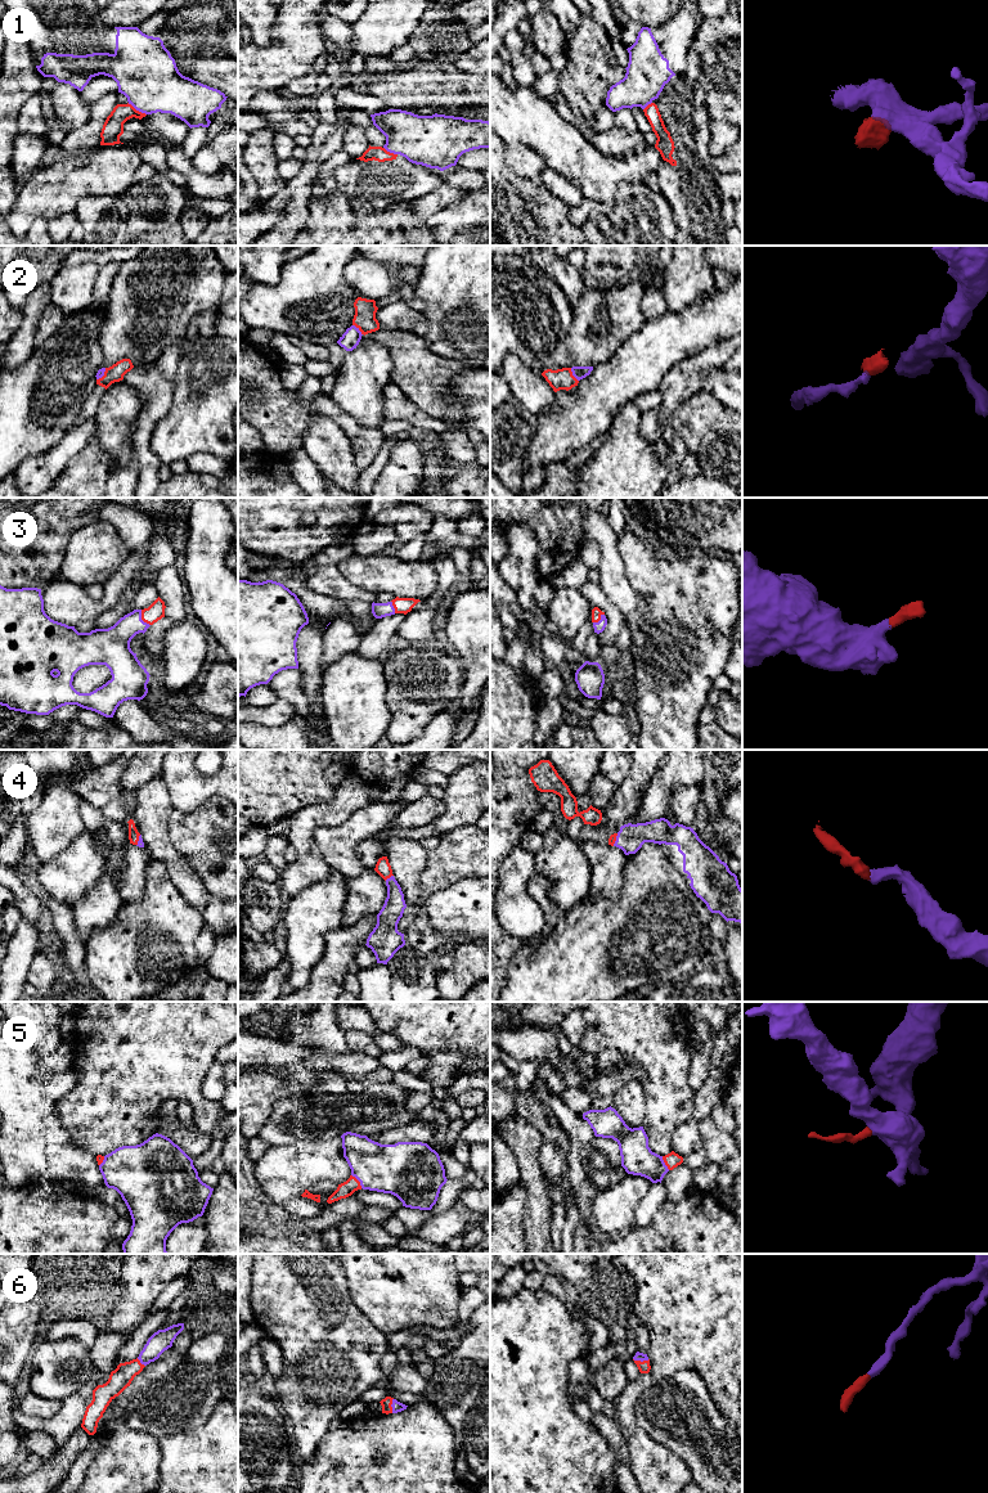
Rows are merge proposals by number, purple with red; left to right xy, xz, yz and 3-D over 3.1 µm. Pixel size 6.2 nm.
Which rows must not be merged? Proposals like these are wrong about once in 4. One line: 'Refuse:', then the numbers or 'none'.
Refuse: 1, 2

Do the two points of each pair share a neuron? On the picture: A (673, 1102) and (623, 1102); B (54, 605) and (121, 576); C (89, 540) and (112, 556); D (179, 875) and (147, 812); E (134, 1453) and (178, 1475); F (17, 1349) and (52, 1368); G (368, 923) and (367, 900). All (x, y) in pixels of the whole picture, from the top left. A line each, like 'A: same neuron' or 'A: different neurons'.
A: different neurons
B: same neuron
C: same neuron
D: same neuron
E: different neurons
F: different neurons
G: different neurons

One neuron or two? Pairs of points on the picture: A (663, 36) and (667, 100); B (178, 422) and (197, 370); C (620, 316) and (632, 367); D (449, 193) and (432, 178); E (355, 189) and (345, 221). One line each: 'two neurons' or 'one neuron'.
A: two neurons
B: one neuron
C: two neurons
D: two neurons
E: two neurons

